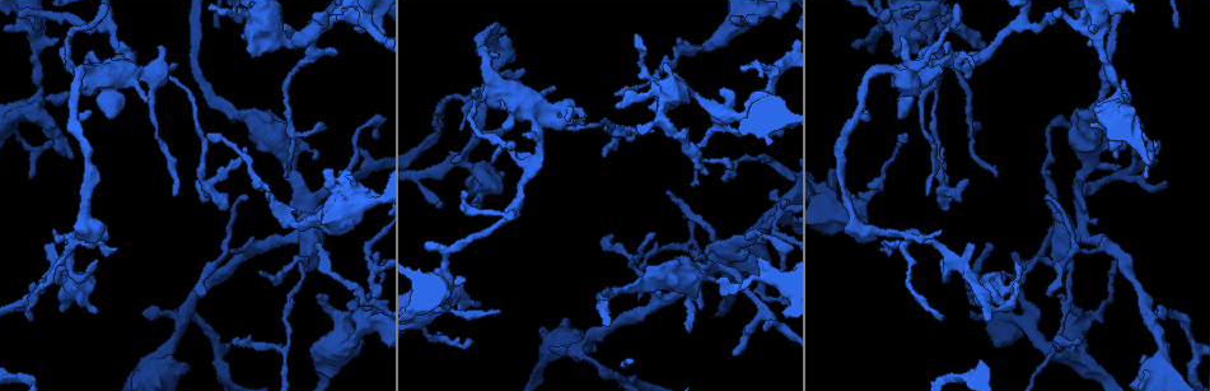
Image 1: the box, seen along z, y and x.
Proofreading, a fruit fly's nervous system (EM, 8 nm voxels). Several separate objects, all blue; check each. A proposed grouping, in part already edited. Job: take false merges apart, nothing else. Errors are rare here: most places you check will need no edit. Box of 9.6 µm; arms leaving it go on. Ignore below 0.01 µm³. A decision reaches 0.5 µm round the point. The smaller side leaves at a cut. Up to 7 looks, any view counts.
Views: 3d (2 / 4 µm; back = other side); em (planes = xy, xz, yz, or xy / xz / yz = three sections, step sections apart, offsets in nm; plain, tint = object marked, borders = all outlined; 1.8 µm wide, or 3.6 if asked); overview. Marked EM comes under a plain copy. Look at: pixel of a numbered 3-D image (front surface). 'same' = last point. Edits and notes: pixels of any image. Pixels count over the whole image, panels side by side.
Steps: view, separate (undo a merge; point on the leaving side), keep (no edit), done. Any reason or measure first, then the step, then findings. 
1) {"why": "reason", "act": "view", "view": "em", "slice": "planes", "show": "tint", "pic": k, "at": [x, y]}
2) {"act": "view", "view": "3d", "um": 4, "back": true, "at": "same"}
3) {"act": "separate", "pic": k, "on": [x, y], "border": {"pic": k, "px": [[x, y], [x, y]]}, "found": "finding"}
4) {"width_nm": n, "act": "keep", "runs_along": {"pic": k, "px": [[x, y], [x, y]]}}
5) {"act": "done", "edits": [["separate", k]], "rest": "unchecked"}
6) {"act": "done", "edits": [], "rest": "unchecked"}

{"why": "sharp bend", "act": "view", "view": "3d", "um": 2, "pic": 1, "at": [1081, 227]}

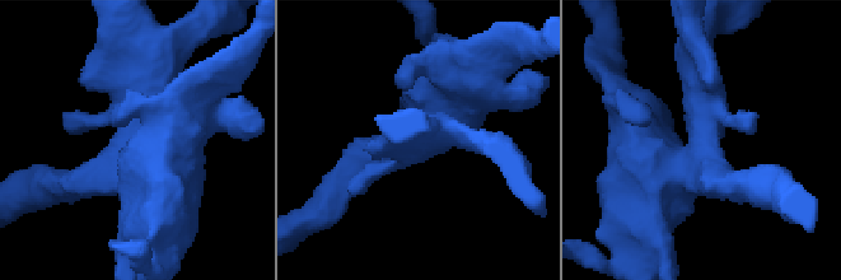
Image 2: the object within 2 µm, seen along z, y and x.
{"act": "view", "view": "em", "slice": "xz", "step": 16, "show": "tint", "pic": 2, "at": [705, 138]}

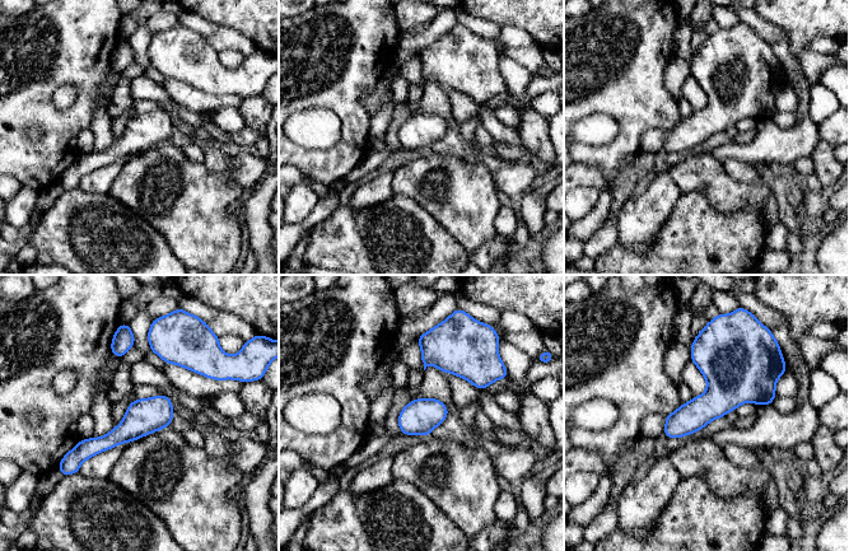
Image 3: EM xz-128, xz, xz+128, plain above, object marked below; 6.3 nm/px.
{"width_nm": 190, "act": "keep", "runs_along": {"pic": 3, "px": [[167, 401], [126, 432], [75, 458]]}, "found": "all the same neuron"}

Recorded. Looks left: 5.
{"why": "sharp bend", "act": "view", "view": "3d", "um": 4, "pic": 1, "at": [900, 11]}

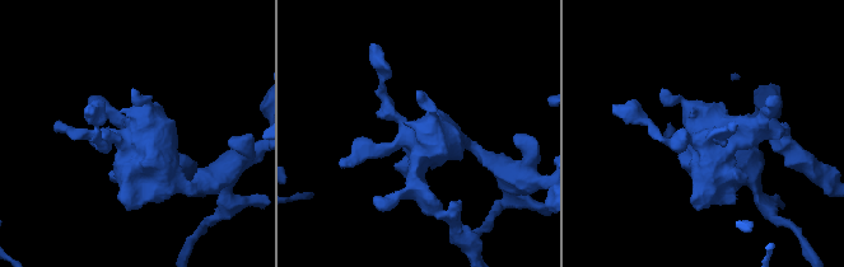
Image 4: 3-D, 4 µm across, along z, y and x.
{"act": "view", "view": "em", "um": 3.6, "slice": "planes", "show": "tint", "pic": 4, "at": [710, 142]}

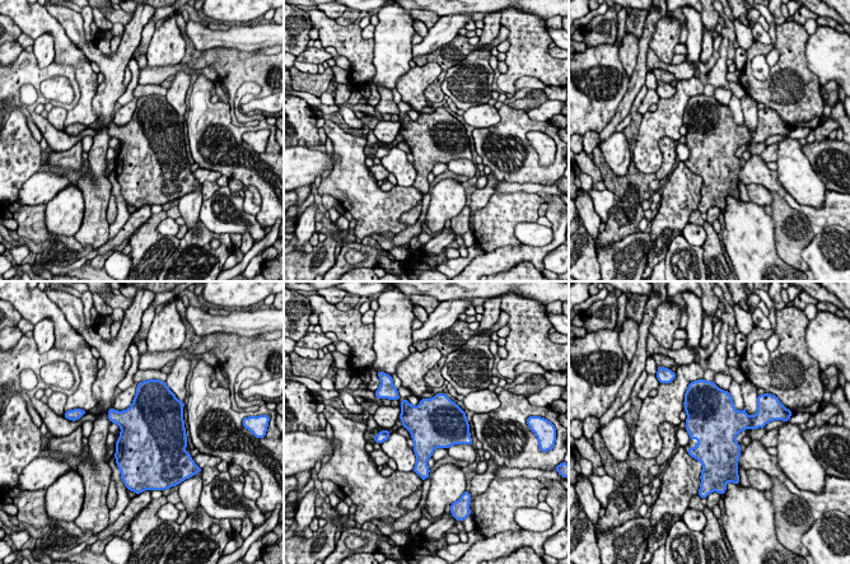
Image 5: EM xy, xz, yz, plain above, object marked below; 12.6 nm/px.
{"width_nm": 650, "act": "keep", "found": "one neuron here"}

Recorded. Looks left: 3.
{"why": "a fork", "act": "view", "view": "3d", "um": 4, "pic": 1, "at": [101, 71]}

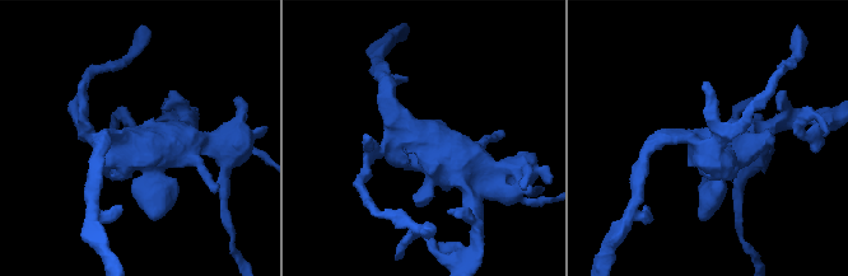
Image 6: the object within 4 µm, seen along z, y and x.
{"why": "need the tissue", "act": "view", "view": "em", "um": 3.6, "slice": "planes", "show": "tint", "pic": 6, "at": [421, 133]}

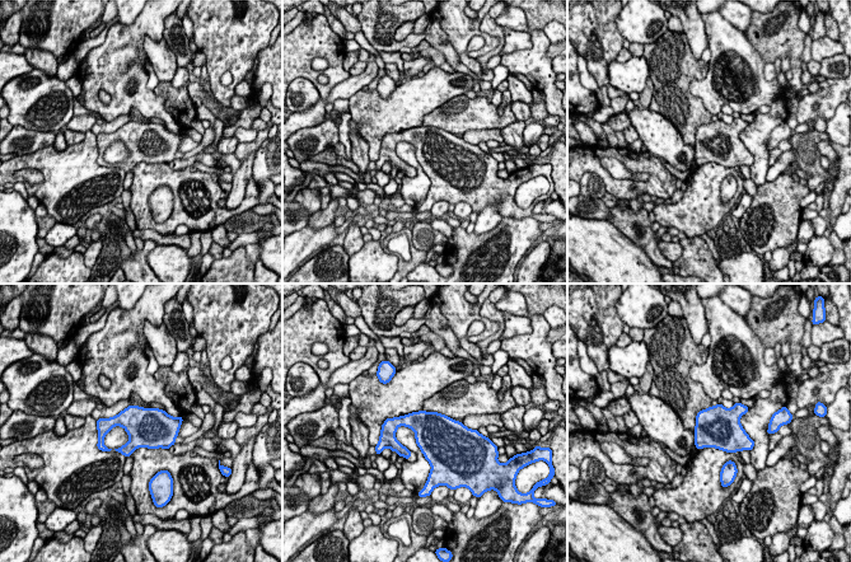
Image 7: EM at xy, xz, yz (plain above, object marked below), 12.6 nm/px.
{"width_nm": 500, "act": "keep", "found": "continuous, no second neuron"}

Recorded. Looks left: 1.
{"act": "done", "edits": [], "rest": "unchecked"}

